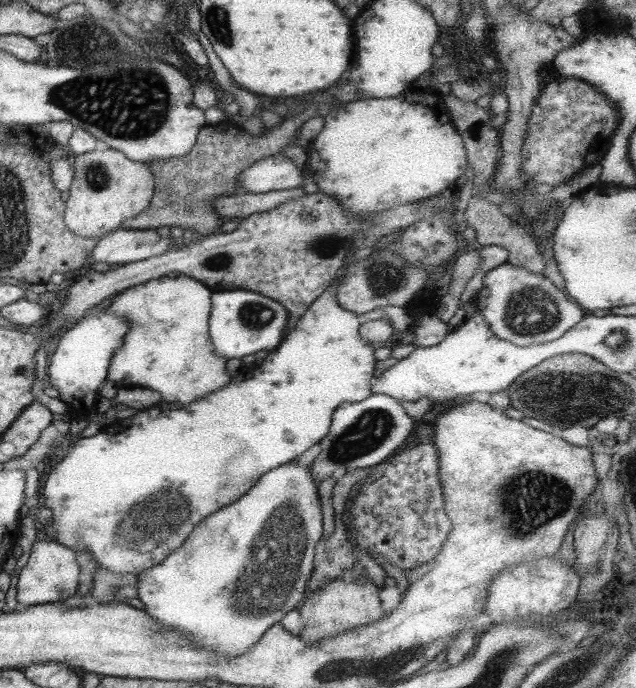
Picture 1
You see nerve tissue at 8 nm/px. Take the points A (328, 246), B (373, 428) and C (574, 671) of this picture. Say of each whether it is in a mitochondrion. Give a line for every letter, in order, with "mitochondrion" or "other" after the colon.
A: mitochondrion
B: mitochondrion
C: mitochondrion

